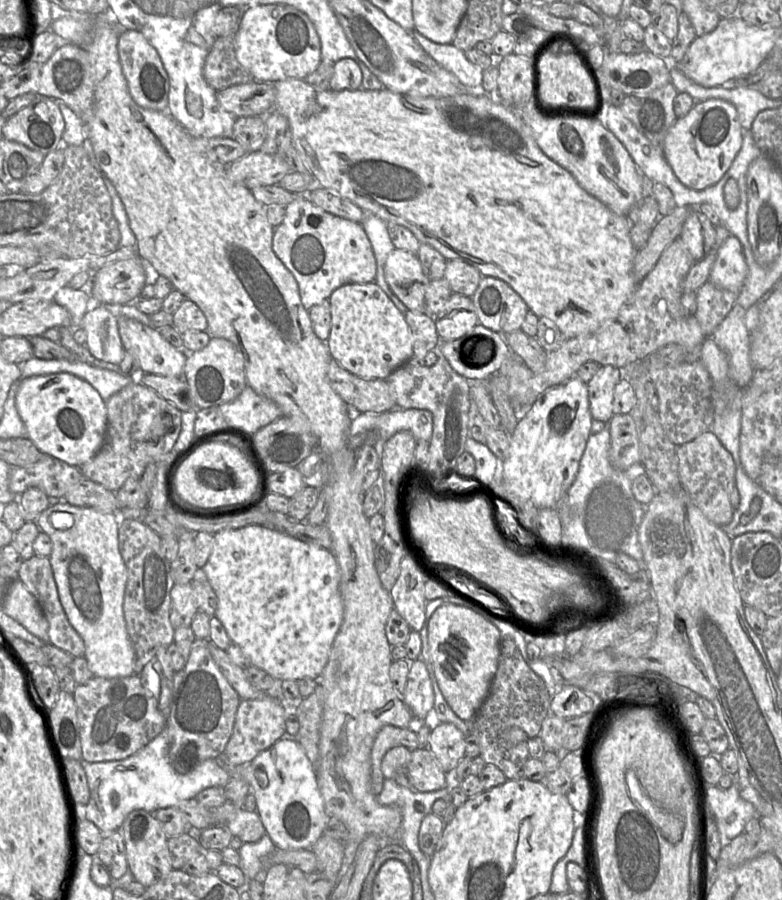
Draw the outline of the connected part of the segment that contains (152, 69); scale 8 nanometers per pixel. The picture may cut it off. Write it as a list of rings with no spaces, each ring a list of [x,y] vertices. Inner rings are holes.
[[[127,29],[118,37],[117,50],[122,73],[126,79],[128,91],[133,101],[145,109],[166,112],[169,78],[156,49],[142,33]]]

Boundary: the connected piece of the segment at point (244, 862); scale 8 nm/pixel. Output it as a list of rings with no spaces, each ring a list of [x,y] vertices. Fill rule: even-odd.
[[[265,833],[256,842],[246,842],[238,849],[240,856],[239,868],[247,880],[261,879],[266,867],[266,859],[276,848],[273,841]]]

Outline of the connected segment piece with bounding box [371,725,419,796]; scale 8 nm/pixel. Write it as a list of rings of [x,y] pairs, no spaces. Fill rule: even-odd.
[[[386,725],[380,729],[371,751],[371,789],[375,796],[383,789],[384,776],[381,763],[386,752],[395,746],[405,746],[409,750],[419,748],[418,736],[410,728]]]

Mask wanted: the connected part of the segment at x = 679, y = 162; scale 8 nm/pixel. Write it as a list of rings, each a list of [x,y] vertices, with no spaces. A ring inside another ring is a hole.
[[[723,100],[696,102],[688,114],[678,118],[666,134],[663,155],[677,179],[693,190],[716,184],[730,168],[742,146],[742,127],[736,108]]]

